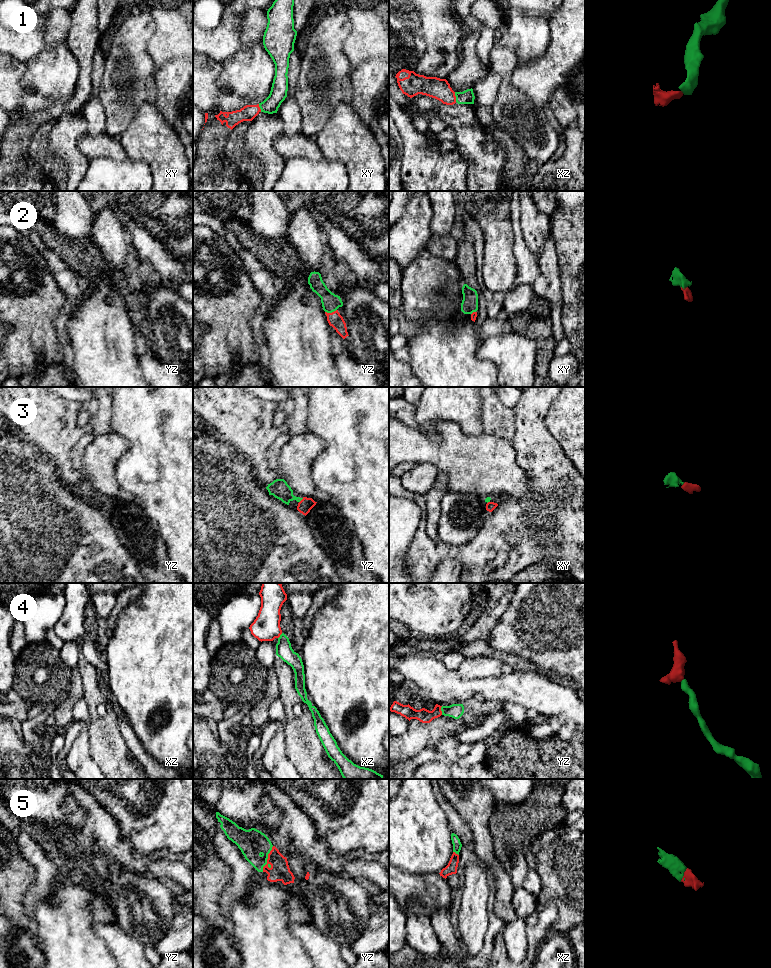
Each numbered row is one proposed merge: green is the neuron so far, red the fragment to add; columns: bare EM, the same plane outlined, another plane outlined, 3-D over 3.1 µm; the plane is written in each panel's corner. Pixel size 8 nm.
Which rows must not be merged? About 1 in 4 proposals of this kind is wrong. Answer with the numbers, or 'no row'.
no row

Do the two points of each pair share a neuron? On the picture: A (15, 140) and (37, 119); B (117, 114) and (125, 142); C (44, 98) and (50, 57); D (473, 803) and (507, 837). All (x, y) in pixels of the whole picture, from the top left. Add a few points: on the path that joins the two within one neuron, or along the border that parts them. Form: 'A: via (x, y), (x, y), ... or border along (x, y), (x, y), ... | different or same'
A: via (20, 135), (32, 123) | same
B: border along (135, 113), (118, 137), (105, 134) | different
C: via (44, 88), (46, 81), (50, 77), (50, 67) | same
D: border along (496, 804), (489, 820), (492, 842) | different

